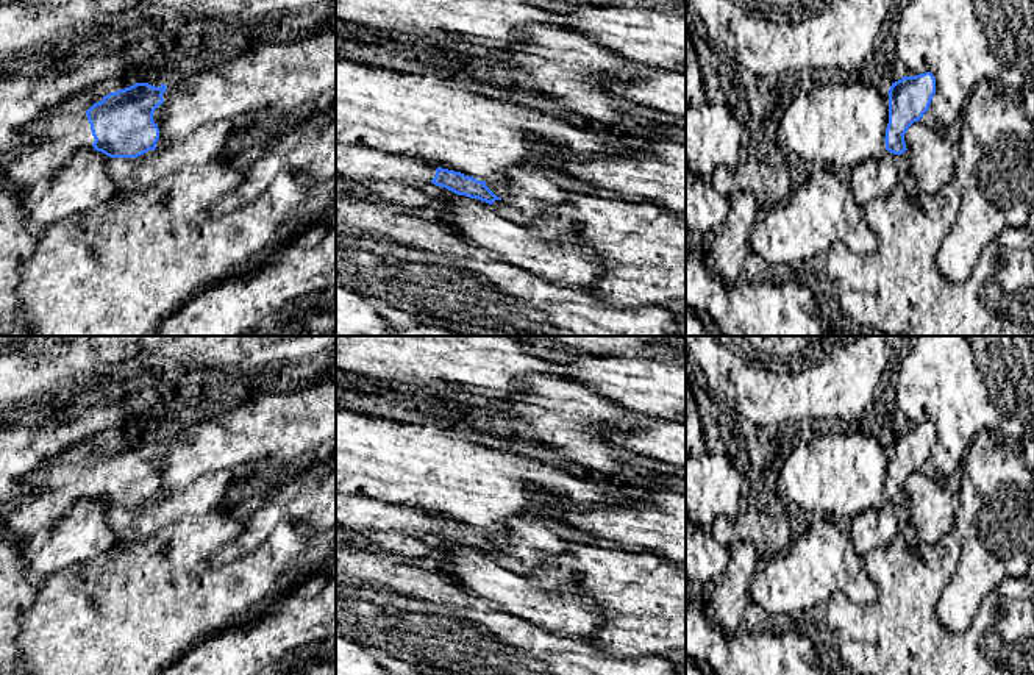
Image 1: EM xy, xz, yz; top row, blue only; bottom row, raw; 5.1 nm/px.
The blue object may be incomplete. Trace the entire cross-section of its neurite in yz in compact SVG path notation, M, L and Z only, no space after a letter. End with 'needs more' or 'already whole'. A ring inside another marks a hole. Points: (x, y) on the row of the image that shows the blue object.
M931 72L903 77L889 89L889 123L886 128L886 150L893 155L904 153L904 134L929 109L936 94L936 78Z; already whole

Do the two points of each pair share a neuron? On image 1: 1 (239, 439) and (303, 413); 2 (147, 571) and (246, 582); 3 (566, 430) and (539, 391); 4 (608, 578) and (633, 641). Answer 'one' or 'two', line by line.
1: one
2: one
3: one
4: one

